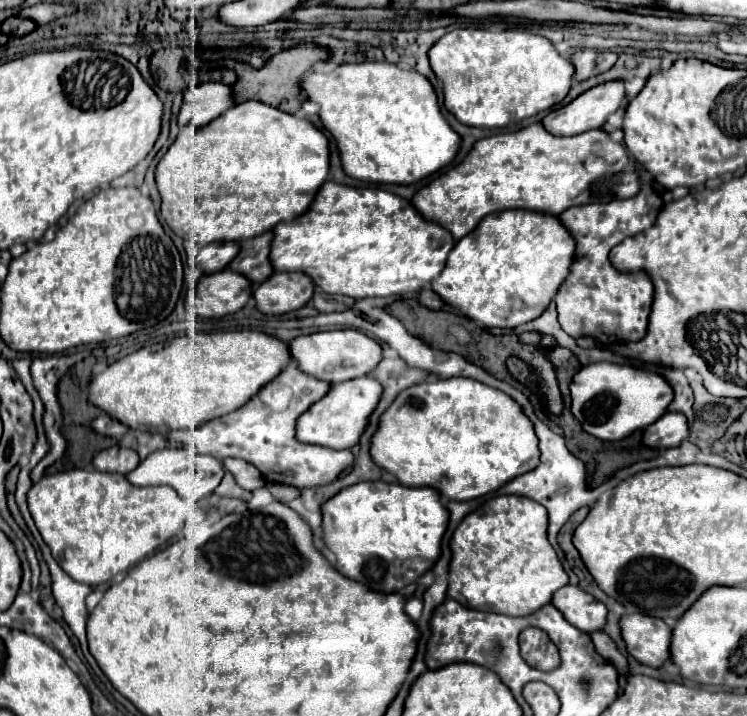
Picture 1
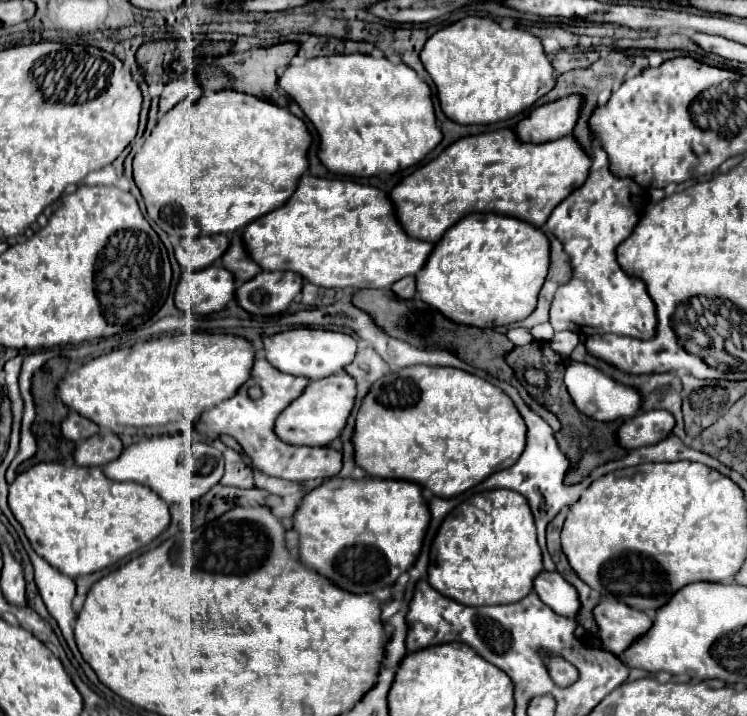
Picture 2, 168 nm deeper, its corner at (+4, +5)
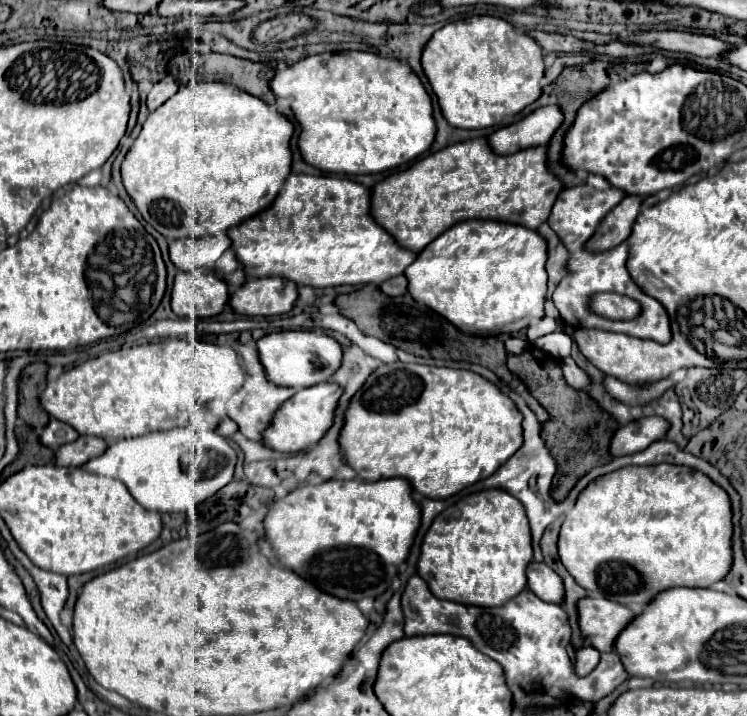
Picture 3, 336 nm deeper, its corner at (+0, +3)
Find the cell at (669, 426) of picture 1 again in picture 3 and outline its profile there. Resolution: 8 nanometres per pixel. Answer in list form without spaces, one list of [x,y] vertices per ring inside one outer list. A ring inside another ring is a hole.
[[[644,416],[626,426],[620,426],[612,438],[610,454],[612,456],[628,456],[644,450],[652,442],[658,442],[666,436],[670,424],[658,416]]]

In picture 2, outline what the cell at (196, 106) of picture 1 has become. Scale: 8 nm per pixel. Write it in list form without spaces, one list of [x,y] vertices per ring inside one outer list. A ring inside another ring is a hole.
[[[180,78],[180,80],[172,80],[164,86],[162,94],[160,94],[160,104],[158,104],[158,116],[162,118],[162,114],[166,114],[172,106],[176,106],[182,98],[186,96],[192,96],[194,100],[198,100],[202,96],[202,90],[198,86],[198,82],[192,82],[192,80],[186,80],[186,78]]]

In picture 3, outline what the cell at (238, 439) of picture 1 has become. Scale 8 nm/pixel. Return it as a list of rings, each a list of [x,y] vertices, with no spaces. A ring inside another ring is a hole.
[[[240,346],[238,348],[238,354],[244,362],[244,368],[246,368],[246,380],[244,380],[244,386],[226,402],[226,416],[230,420],[234,420],[238,424],[238,430],[252,442],[258,442],[258,444],[264,444],[262,442],[262,432],[270,426],[270,420],[274,418],[274,410],[278,410],[290,396],[296,394],[294,388],[284,388],[284,386],[276,386],[268,380],[264,368],[262,368],[262,362],[258,358],[258,352],[250,346]]]

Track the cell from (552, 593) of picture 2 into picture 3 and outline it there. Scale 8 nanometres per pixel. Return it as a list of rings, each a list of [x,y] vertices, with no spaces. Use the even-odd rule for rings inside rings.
[[[532,562],[528,566],[528,590],[532,590],[538,598],[544,602],[552,604],[562,604],[564,602],[564,586],[562,580],[554,570],[550,570],[548,564],[544,562]]]

